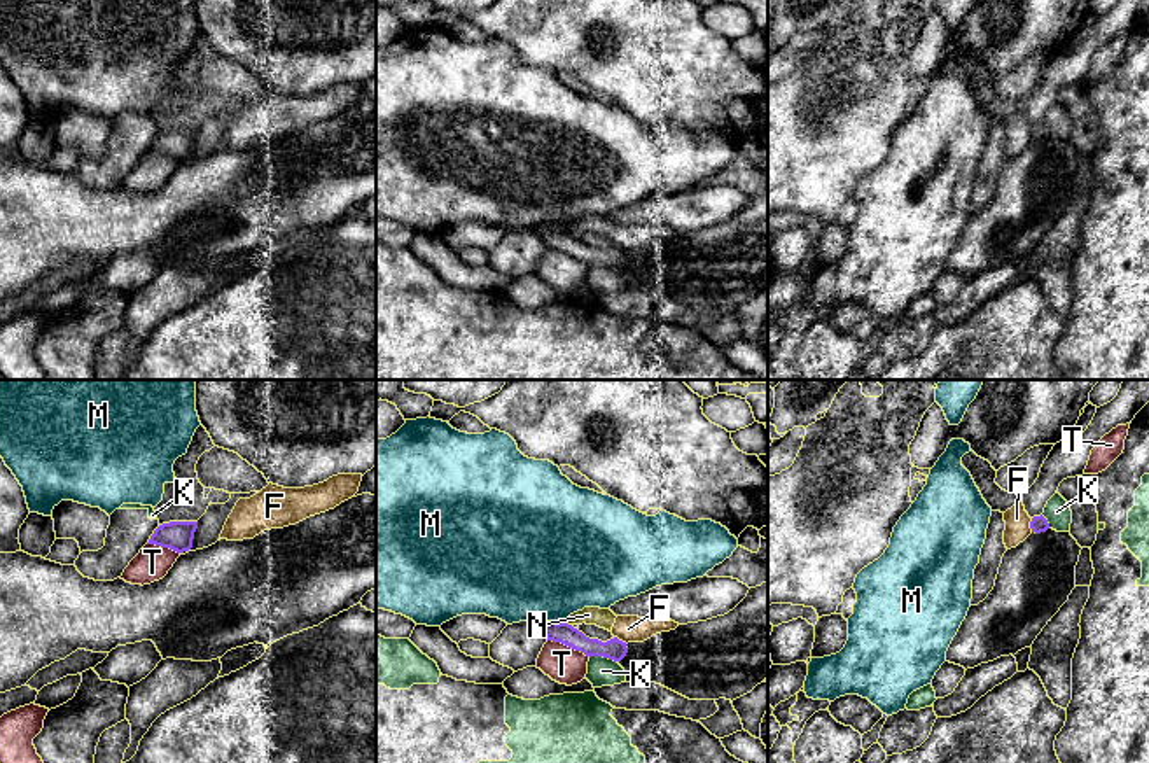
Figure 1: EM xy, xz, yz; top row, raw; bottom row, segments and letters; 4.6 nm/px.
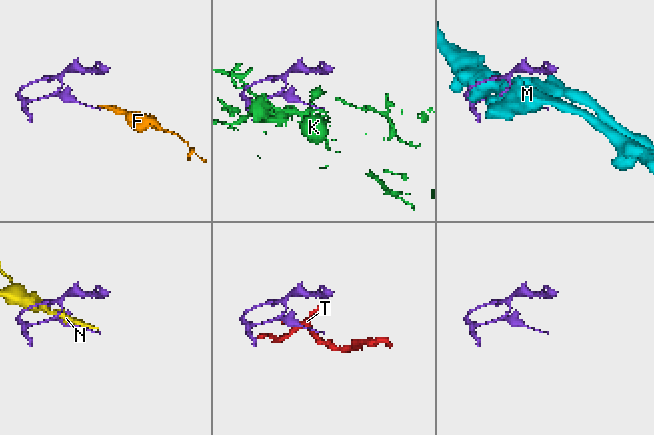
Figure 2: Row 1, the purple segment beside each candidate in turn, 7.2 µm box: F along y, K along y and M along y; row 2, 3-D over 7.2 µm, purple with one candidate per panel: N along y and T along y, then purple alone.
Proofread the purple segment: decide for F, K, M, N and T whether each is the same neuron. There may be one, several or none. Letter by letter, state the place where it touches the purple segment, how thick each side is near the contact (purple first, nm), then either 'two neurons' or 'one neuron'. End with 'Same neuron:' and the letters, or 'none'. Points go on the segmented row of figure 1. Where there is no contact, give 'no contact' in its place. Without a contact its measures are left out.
F: contact yz (1030, 525); calibres 80 and 110 nm; two neurons
K: contact xz (604, 657); calibres 100 and 130 nm; two neurons
M: contact xz (550, 622); calibres 100 and 500 nm; two neurons
N: contact xz (567, 623); calibres 100 and 90 nm; two neurons
T: contact xz (569, 646); calibres 100 and 170 nm; two neurons
Same neuron: none

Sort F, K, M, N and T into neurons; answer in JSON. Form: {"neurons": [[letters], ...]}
{"neurons": [["F", "N"], ["K"], ["M"], ["T"]]}

